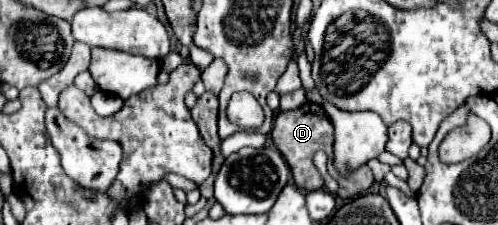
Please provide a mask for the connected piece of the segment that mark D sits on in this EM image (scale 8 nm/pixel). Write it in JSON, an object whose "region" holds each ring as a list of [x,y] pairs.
{"region":[[[305,103],[303,107],[291,111],[291,113],[277,113],[275,125],[273,125],[273,143],[277,141],[279,151],[283,153],[285,161],[289,163],[293,171],[293,179],[297,187],[303,191],[315,191],[323,187],[323,177],[319,175],[317,167],[313,165],[313,153],[323,149],[331,157],[331,143],[333,143],[333,125],[325,117],[325,111],[321,105],[315,103]]]}

